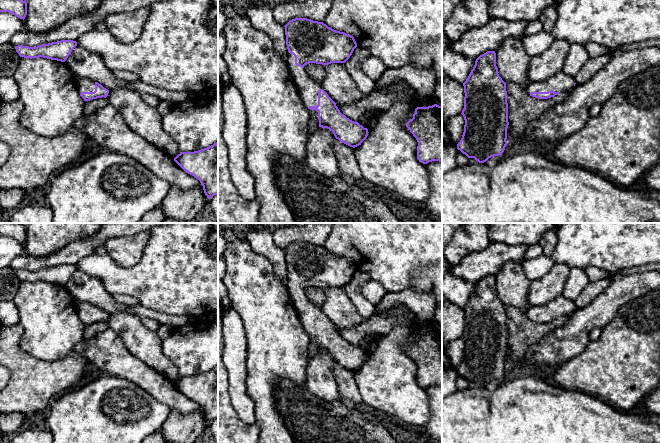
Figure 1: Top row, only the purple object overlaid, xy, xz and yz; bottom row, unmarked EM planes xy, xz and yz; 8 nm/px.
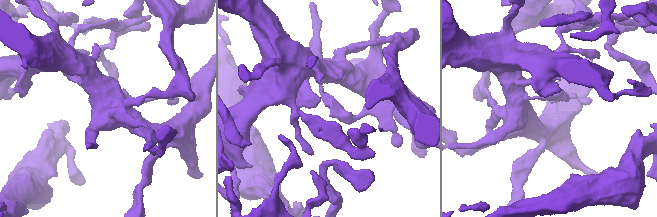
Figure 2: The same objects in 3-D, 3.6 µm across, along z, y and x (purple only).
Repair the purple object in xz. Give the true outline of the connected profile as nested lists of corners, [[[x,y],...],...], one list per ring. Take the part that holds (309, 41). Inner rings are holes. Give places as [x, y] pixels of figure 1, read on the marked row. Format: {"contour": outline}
{"contour": [[[307,18],[292,19],[284,27],[288,49],[286,61],[310,117],[318,121],[319,127],[332,131],[335,138],[340,142],[353,148],[361,145],[368,136],[368,129],[343,115],[321,85],[310,78],[304,70],[304,66],[309,63],[322,64],[324,66],[331,63],[345,63],[357,47],[354,37],[344,32],[336,31],[323,22]]]}

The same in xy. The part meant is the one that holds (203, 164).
{"contour": [[[218,141],[194,152],[180,152],[174,161],[200,181],[207,198],[218,194]]]}

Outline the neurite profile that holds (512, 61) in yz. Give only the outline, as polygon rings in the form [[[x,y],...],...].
[[[507,38],[495,50],[495,53],[498,74],[502,80],[525,89],[531,82],[527,73],[531,57],[526,53],[522,41]]]

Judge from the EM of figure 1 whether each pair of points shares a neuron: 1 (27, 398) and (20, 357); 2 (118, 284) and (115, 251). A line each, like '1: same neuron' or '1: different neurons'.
1: same neuron
2: different neurons

